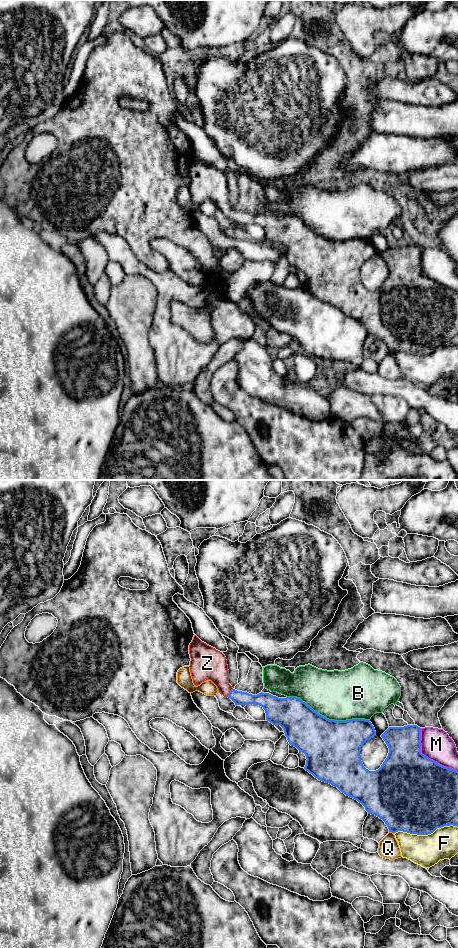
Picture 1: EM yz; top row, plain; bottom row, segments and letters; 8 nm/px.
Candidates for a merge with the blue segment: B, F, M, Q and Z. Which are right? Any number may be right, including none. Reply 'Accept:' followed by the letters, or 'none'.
Accept: Z

